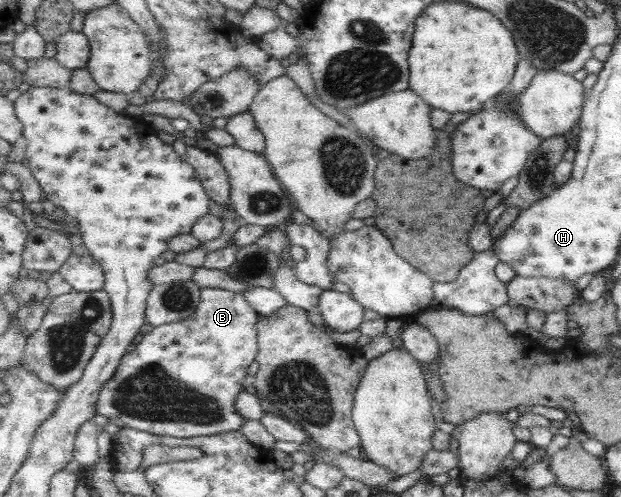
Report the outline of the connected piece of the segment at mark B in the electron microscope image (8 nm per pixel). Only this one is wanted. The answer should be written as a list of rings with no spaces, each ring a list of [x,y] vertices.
[[[203,287],[202,288],[202,297],[201,297],[201,304],[197,306],[196,310],[185,319],[182,319],[178,322],[173,322],[170,324],[160,325],[153,328],[151,333],[139,338],[136,343],[136,347],[133,351],[126,353],[126,356],[123,357],[115,375],[103,386],[102,392],[100,393],[100,398],[98,404],[96,405],[97,413],[99,415],[104,415],[107,418],[114,418],[120,419],[125,425],[132,427],[133,429],[140,429],[144,432],[154,433],[155,435],[164,435],[164,436],[171,436],[171,437],[180,437],[180,438],[190,438],[190,437],[199,437],[199,436],[218,436],[220,433],[230,432],[230,431],[237,431],[241,429],[241,425],[245,423],[247,420],[246,417],[243,417],[241,413],[238,412],[238,409],[235,407],[237,404],[238,395],[244,391],[243,387],[245,387],[245,381],[247,381],[247,375],[249,375],[249,365],[256,360],[257,351],[259,351],[259,347],[257,347],[257,326],[260,320],[260,315],[257,315],[257,310],[251,306],[251,303],[247,302],[247,299],[244,297],[243,294],[233,292],[229,289],[213,289],[211,287]]]

